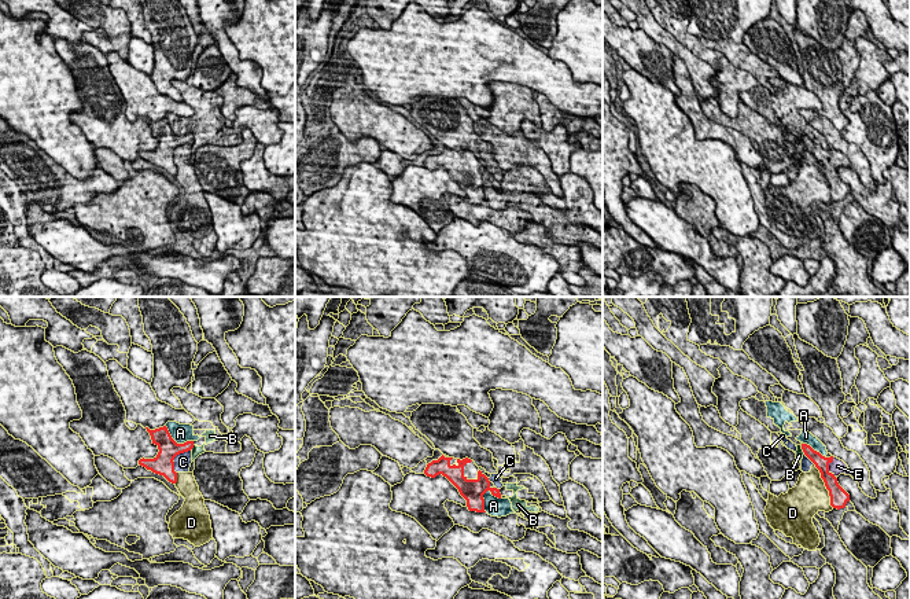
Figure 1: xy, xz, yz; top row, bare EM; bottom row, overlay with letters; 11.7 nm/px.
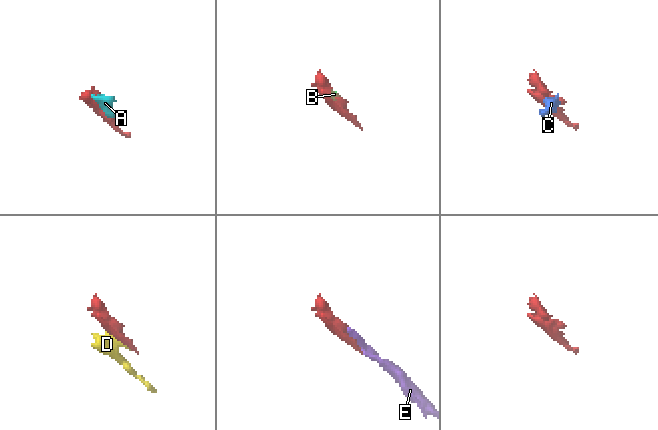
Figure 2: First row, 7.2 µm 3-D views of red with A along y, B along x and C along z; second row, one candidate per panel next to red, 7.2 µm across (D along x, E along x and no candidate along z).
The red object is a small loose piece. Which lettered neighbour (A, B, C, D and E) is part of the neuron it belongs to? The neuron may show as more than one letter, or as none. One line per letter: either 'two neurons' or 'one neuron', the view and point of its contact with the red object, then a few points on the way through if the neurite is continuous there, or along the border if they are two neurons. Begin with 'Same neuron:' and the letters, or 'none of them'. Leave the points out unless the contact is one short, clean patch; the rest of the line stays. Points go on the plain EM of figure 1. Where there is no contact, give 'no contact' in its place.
Same neuron: E
A: two neurons; contact xz (483, 193)
B: two neurons; contact xy (192, 139); border xy (194, 138), (191, 140)
C: two neurons; contact xy (174, 149)
D: two neurons; contact yz (825, 177)
E: one neuron; contact yz (828, 160)

